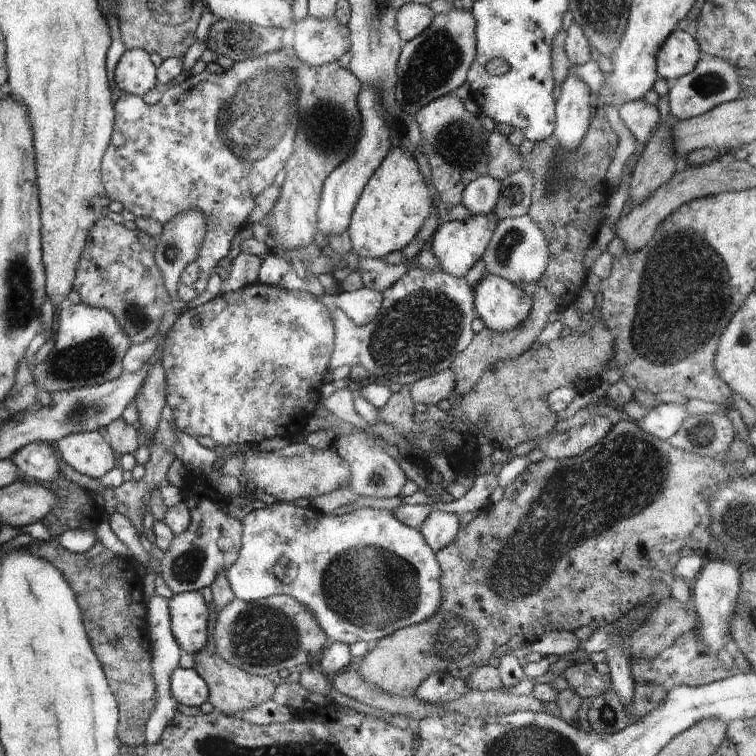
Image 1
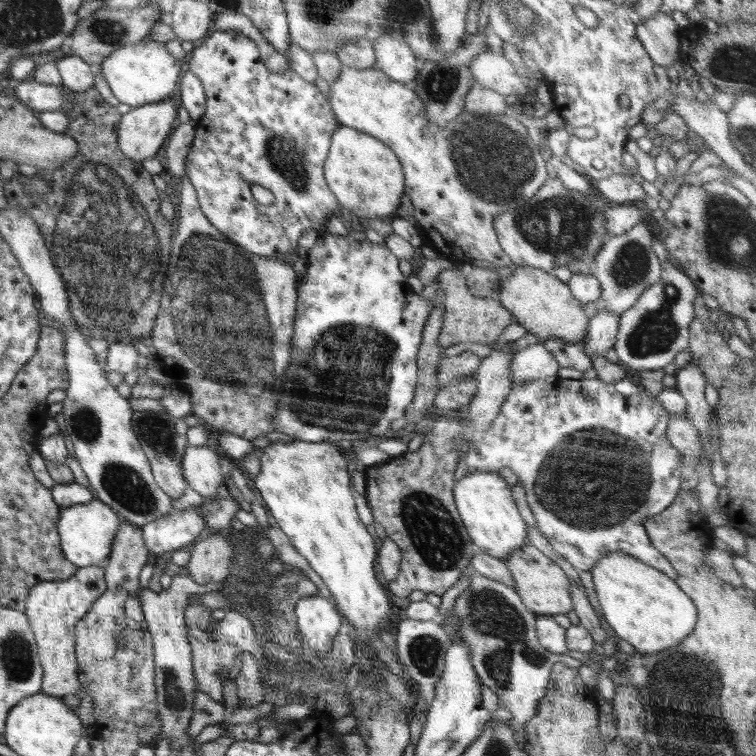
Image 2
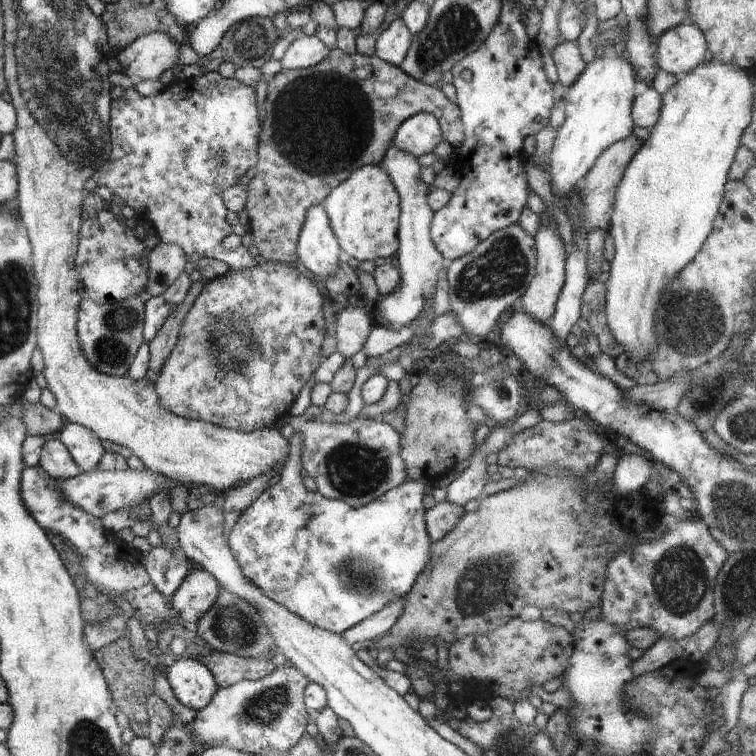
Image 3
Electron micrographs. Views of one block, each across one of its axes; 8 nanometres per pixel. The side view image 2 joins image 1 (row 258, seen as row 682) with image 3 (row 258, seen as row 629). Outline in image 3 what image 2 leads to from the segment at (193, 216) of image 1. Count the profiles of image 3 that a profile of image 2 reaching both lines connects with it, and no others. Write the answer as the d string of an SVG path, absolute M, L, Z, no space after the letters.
M156 243L148 254L145 291L162 295L189 267L184 252L175 245Z

